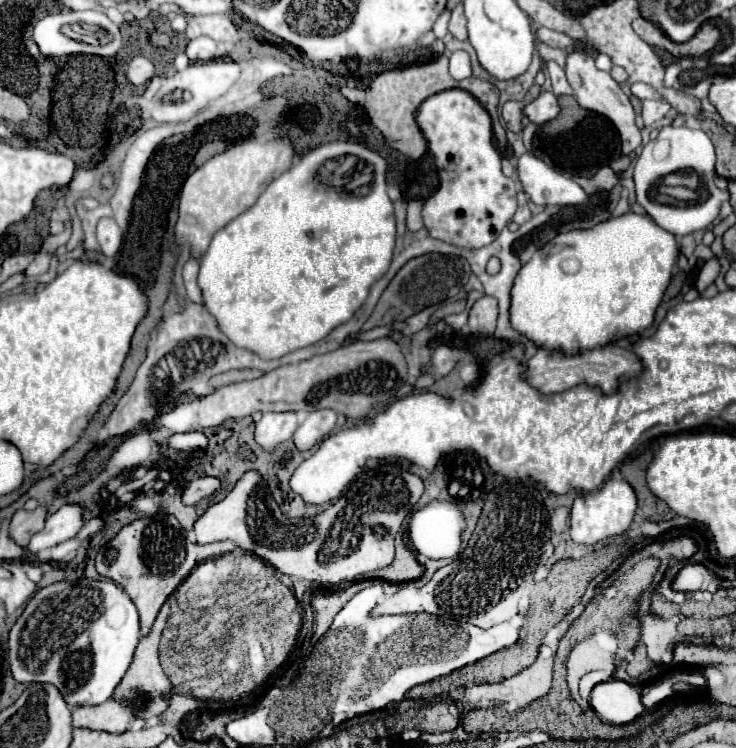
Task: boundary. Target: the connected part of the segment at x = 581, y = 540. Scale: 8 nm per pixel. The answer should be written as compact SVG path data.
M608 478L596 492L582 494L574 500L572 512L570 512L570 534L576 544L596 544L604 538L620 536L624 534L630 524L634 522L636 514L636 494L632 486L624 480L612 480Z

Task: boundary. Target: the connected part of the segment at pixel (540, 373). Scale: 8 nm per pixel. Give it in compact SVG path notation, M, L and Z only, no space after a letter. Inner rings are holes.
M620 346L596 348L596 350L578 354L572 358L562 358L556 352L538 350L530 360L524 362L524 366L526 366L526 370L524 370L522 378L542 396L566 392L578 384L596 386L602 392L614 392L614 388L618 388L618 380L622 380L622 376L638 376L638 372L642 372L642 364L638 364L638 356L634 356L634 352L630 352L628 348L620 348Z

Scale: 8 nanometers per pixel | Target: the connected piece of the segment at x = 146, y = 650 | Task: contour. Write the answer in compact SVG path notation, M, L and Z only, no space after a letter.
M168 604L162 606L162 610L158 612L158 618L150 630L148 636L144 636L140 642L138 642L138 648L134 652L134 658L132 658L132 664L128 668L128 672L124 674L122 682L116 686L114 690L114 700L126 700L130 702L130 708L134 708L134 716L146 720L152 710L154 710L154 716L162 716L170 704L170 696L172 696L172 682L166 678L166 674L162 672L160 664L158 664L158 642L160 642L160 634L164 630L164 624L166 624L166 618L168 618Z

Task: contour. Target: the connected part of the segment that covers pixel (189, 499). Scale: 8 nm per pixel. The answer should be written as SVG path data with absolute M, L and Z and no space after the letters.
M202 476L198 480L192 480L184 486L182 490L182 502L192 506L192 504L198 504L200 500L204 498L210 498L214 492L218 492L222 486L222 480L220 478L214 478L214 476Z

